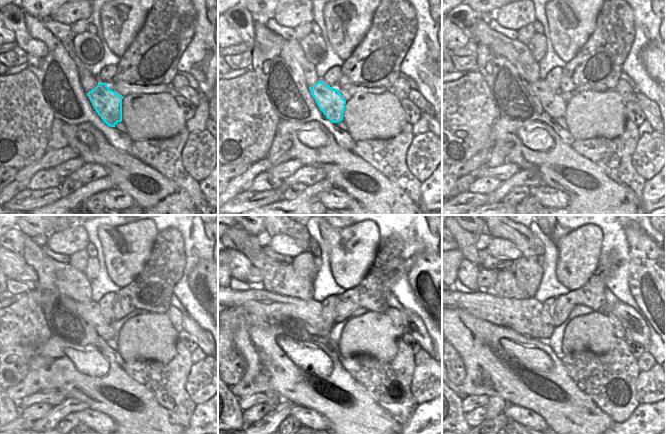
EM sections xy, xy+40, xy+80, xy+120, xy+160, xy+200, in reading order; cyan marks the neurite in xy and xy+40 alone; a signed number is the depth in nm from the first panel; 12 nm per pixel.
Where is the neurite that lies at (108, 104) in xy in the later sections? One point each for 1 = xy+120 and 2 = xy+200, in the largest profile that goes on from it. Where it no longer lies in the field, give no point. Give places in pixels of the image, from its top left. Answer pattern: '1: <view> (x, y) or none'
1: xy+120 (91, 310)
2: xy+200 (469, 301)

